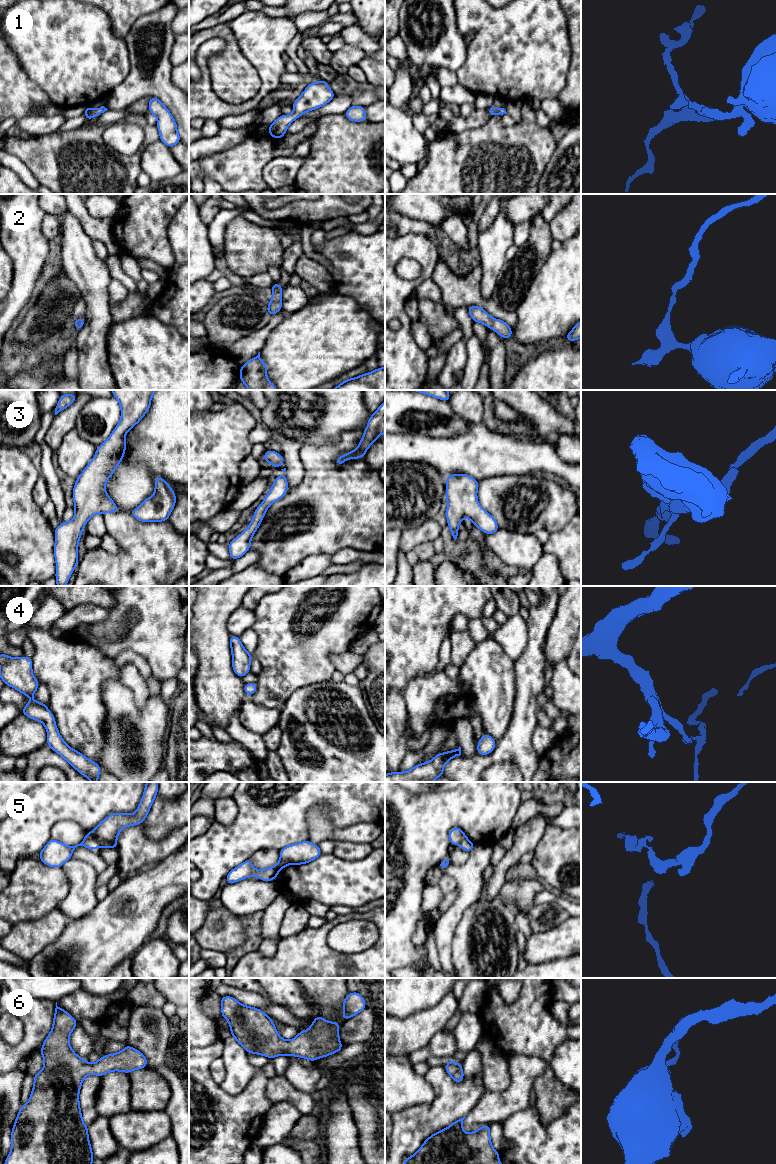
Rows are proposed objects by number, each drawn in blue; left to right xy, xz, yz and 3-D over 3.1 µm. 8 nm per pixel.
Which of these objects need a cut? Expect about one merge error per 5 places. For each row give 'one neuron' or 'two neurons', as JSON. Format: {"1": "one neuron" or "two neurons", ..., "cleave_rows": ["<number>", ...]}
{"1": "one neuron", "2": "one neuron", "3": "one neuron", "4": "one neuron", "5": "two neurons", "6": "one neuron", "cleave_rows": ["5"]}

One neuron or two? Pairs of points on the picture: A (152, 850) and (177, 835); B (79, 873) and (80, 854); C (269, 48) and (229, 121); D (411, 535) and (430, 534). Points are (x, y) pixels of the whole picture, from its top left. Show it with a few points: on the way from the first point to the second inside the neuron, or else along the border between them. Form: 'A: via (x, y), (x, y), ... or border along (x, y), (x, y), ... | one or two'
A: via (158, 850), (165, 847), (171, 841) | one
B: border along (72, 857), (87, 861), (98, 874) | two
C: border along (253, 110), (238, 115), (226, 115), (218, 121) | two
D: via (416, 535), (425, 534) | one

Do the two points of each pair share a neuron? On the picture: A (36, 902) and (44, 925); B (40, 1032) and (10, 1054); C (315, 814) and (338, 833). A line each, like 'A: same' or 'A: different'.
A: different
B: same
C: same

